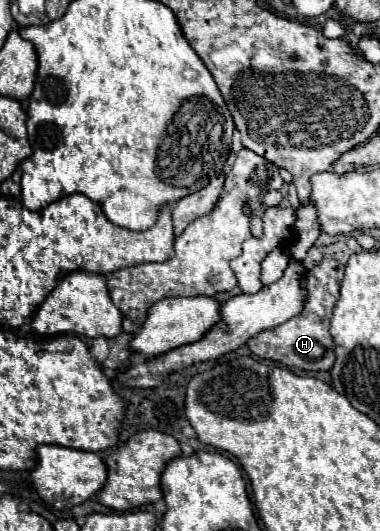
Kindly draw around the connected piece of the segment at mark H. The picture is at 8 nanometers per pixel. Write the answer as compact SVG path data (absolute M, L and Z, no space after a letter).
M324 258L306 276L304 288L308 294L306 294L302 312L288 322L284 322L276 328L264 330L258 336L250 338L248 348L260 358L274 360L288 368L300 368L306 372L330 370L330 366L334 366L334 338L330 336L328 326L330 326L330 318L332 318L334 302L338 298L342 278L344 278L344 264L340 264L338 260L332 260L332 258Z

